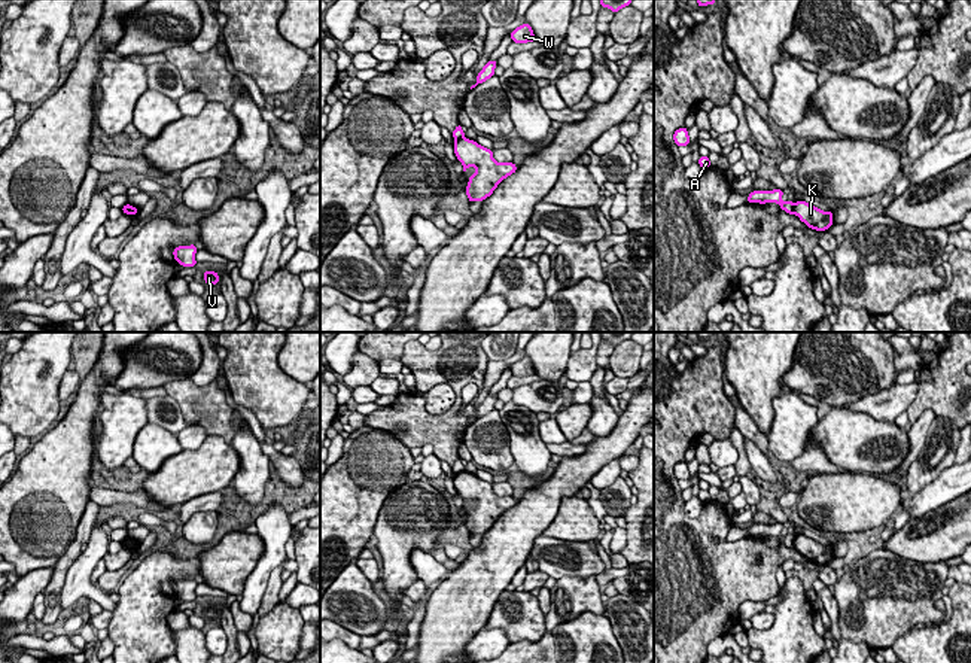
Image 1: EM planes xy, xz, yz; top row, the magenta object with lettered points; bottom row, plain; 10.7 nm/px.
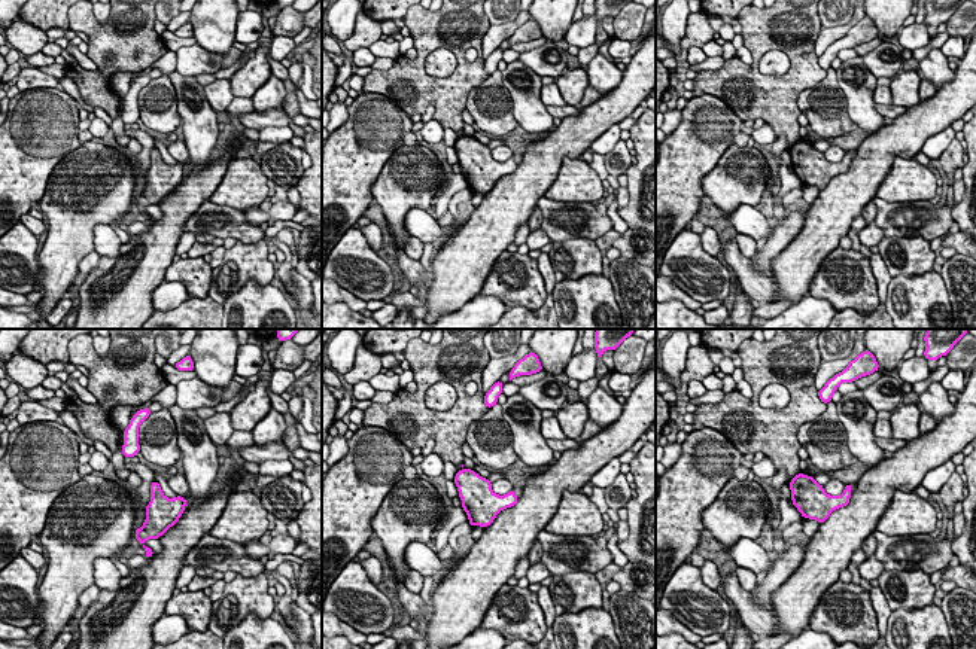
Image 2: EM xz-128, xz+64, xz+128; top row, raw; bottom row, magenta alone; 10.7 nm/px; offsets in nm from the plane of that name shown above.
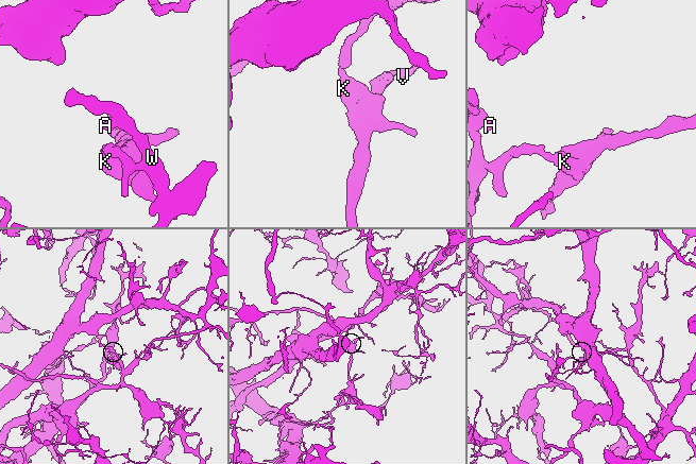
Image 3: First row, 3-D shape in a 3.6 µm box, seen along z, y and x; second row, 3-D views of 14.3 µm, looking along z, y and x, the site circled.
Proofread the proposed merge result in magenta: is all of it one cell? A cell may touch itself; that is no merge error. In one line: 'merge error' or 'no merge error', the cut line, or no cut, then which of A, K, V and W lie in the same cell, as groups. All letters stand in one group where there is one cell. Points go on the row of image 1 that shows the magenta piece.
merge error; cut in yz along (793, 204), (794, 212); A W / K V

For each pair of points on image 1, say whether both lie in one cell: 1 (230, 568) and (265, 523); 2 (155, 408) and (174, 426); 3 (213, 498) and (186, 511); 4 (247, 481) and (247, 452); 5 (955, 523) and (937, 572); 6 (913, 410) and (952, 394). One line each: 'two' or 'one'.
1: two
2: one
3: one
4: one
5: two
6: one

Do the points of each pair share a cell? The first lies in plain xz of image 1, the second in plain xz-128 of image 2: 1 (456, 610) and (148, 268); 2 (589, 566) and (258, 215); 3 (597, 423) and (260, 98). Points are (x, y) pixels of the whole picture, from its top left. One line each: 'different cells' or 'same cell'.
1: same cell
2: different cells
3: same cell

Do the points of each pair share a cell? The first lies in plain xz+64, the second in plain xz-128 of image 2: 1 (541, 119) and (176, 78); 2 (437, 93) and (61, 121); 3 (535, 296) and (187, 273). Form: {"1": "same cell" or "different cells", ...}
{"1": "same cell", "2": "different cells", "3": "same cell"}

